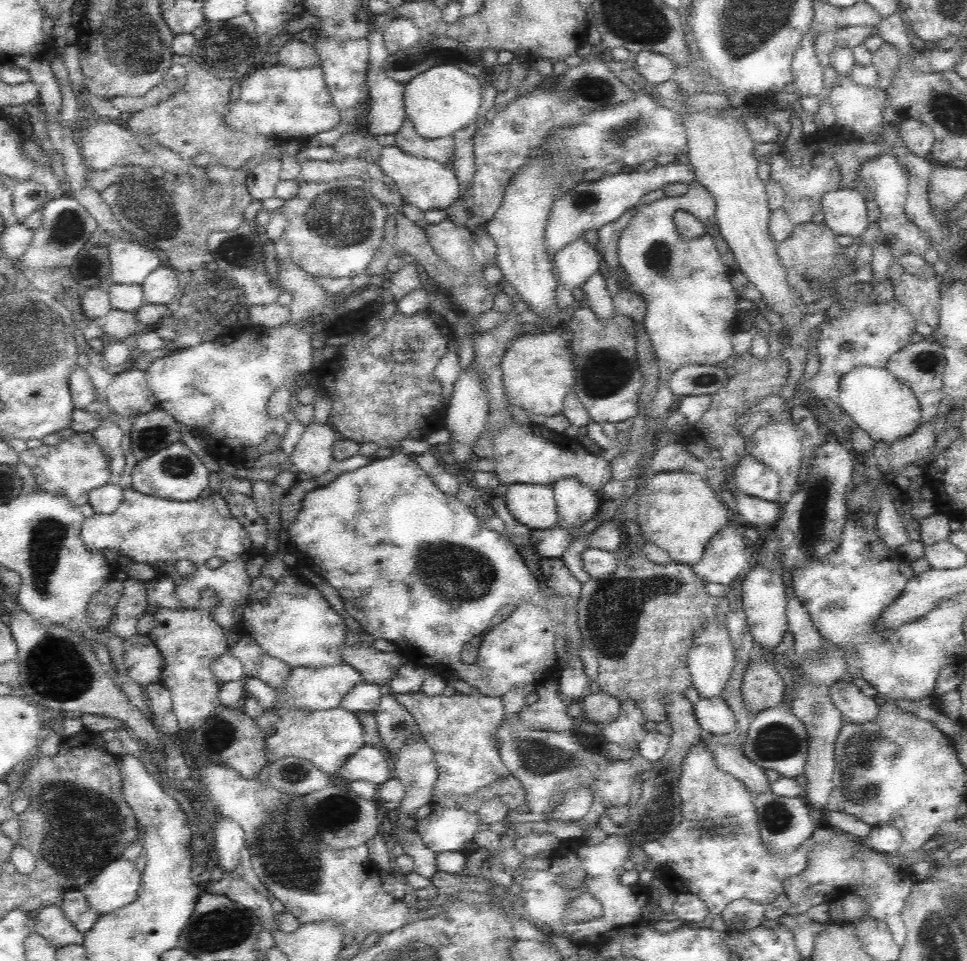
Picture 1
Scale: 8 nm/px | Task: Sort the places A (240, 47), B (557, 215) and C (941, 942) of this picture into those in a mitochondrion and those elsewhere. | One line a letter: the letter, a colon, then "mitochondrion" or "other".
A: mitochondrion
B: other
C: mitochondrion

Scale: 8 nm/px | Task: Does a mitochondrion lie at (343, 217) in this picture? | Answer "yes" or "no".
yes

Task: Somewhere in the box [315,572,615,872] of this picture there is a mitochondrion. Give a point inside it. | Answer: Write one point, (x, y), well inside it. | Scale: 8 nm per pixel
(537, 757)

